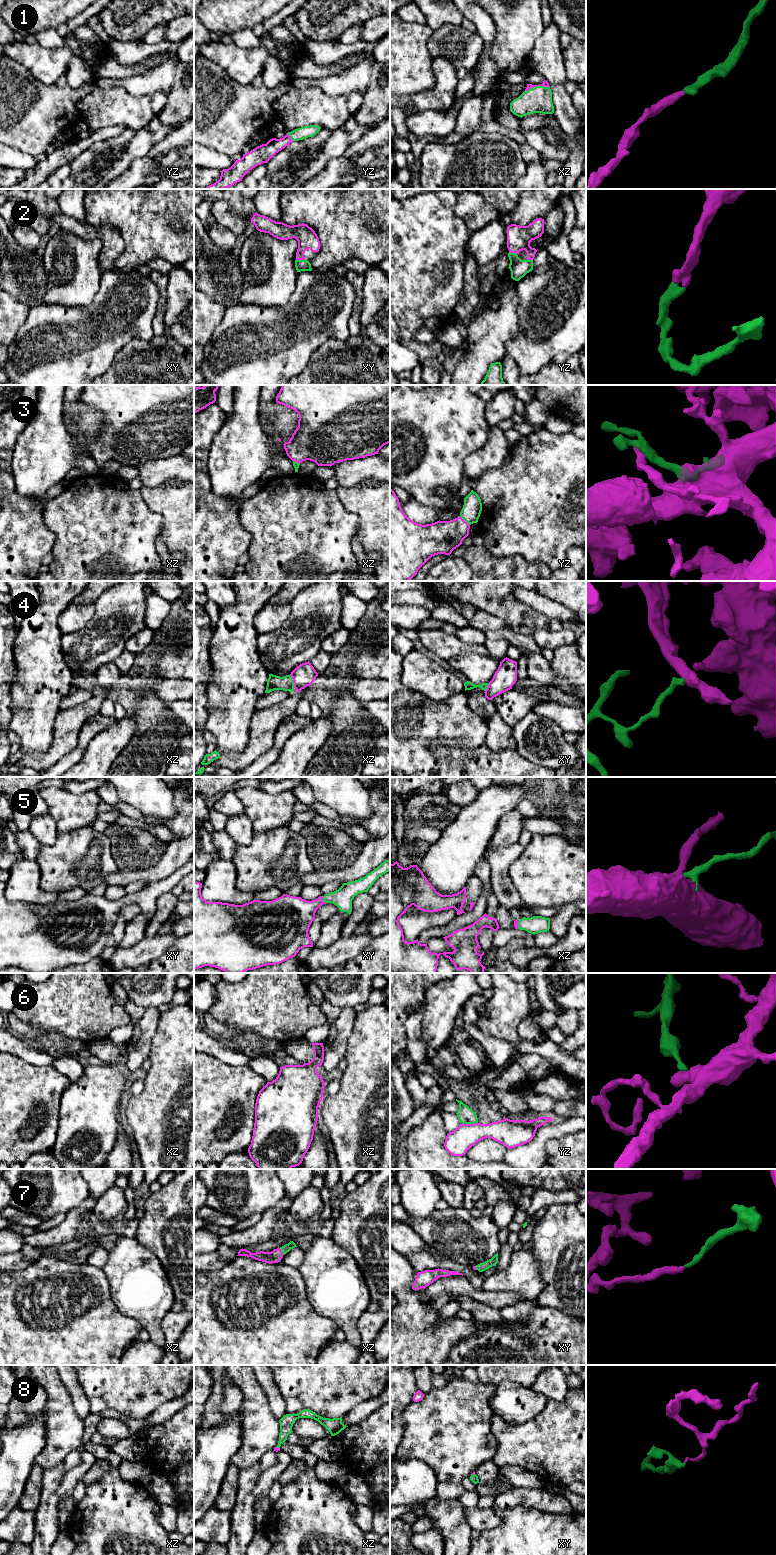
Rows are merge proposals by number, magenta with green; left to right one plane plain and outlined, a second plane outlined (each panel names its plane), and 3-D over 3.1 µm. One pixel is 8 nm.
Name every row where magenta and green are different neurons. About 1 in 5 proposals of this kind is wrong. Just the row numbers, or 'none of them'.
4, 6

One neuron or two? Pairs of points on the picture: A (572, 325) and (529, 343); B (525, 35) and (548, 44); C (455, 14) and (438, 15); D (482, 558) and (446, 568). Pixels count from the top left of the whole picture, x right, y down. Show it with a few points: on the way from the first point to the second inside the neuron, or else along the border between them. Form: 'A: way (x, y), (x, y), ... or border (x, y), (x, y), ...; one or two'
A: way (561, 329), (553, 334), (540, 336); one
B: border (545, 27), (527, 57); two
C: way (451, 14), (442, 14); one
D: border (450, 554), (462, 557), (471, 570); two

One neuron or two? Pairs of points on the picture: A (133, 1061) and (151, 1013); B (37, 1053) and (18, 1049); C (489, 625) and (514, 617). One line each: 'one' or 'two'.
A: one
B: one
C: two

